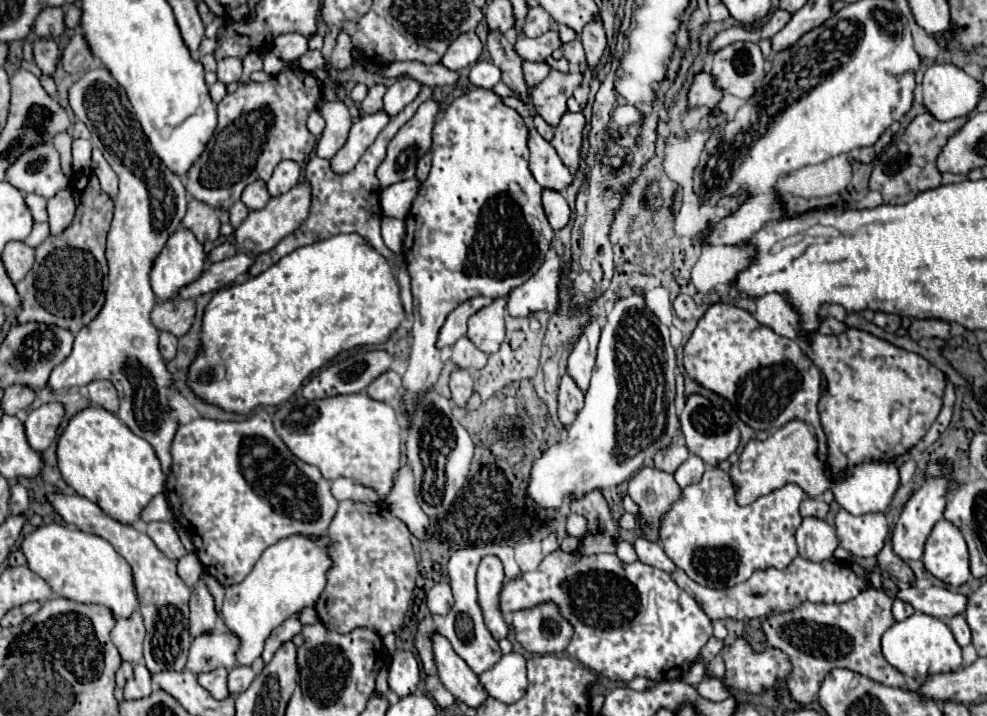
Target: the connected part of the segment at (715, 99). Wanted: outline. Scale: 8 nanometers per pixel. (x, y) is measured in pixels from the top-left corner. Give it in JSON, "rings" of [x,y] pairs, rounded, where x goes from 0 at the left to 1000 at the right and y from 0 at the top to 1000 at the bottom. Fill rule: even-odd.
{"rings":[[[711,96],[703,105],[703,113],[697,124],[697,152],[709,152],[715,149],[721,161],[729,161],[729,138],[734,127],[725,122],[725,110],[721,110],[721,102],[717,96]]]}

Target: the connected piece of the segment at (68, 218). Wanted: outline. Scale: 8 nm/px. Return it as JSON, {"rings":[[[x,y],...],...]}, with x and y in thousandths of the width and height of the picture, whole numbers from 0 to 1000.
{"rings":[[[69,261],[61,264],[53,278],[49,278],[49,311],[51,311],[51,325],[59,328],[63,325],[75,306],[75,278],[73,278],[73,267],[69,267]]]}

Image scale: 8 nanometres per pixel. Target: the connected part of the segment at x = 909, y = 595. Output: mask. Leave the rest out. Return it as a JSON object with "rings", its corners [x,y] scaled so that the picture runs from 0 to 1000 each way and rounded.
{"rings":[[[946,817],[940,823],[930,823],[930,820],[912,823],[908,834],[922,842],[926,851],[950,865],[965,865],[969,859],[975,859],[977,848],[981,848],[979,831],[965,828],[958,820],[946,820]]]}

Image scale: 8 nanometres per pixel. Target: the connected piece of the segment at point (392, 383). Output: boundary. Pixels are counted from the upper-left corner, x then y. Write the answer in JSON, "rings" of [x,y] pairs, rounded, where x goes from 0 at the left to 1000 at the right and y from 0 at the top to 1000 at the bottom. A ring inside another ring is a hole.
{"rings":[[[389,518],[389,524],[381,527],[381,529],[373,538],[371,549],[373,549],[377,557],[381,557],[381,560],[397,563],[397,560],[403,554],[405,541],[407,541],[405,524],[399,521],[399,518]]]}

